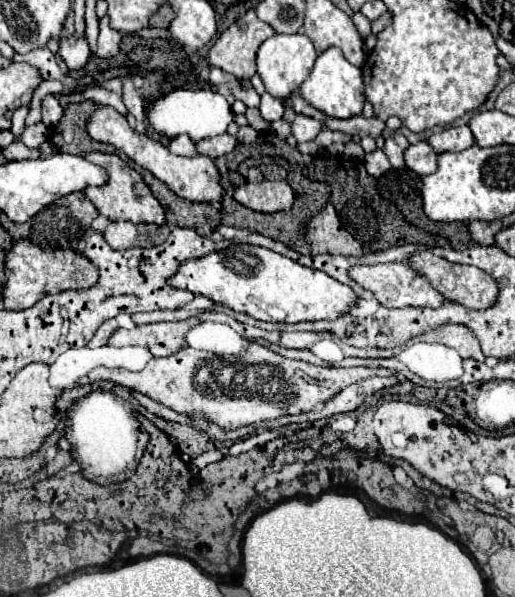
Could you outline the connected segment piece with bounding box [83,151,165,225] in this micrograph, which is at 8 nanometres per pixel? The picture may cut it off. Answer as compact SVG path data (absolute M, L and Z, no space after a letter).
M85 153L83 155L87 161L101 165L109 179L105 185L101 187L87 187L83 193L87 195L87 199L97 207L99 213L103 213L105 217L109 217L111 221L131 221L131 223L157 223L163 225L165 223L165 211L159 205L159 201L153 197L153 193L149 191L149 187L145 185L145 181L141 179L141 175L137 171L133 171L131 167L127 167L125 161L121 161L117 155L111 153Z

